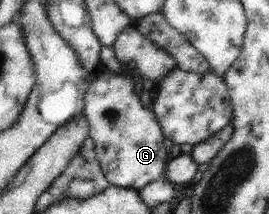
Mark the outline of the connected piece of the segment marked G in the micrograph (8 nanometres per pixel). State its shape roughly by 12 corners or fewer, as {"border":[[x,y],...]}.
{"border":[[108,68],[82,114],[110,185],[135,190],[172,159],[149,84]]}

